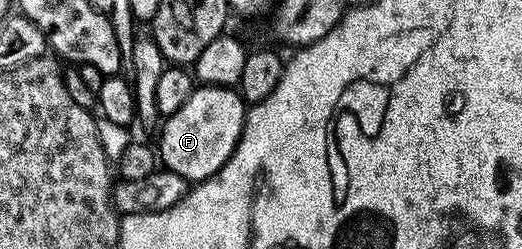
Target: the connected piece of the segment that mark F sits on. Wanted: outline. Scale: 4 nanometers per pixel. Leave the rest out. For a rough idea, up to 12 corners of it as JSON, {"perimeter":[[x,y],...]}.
{"perimeter":[[195,88],[156,141],[191,183],[219,173],[242,138],[241,93]]}

